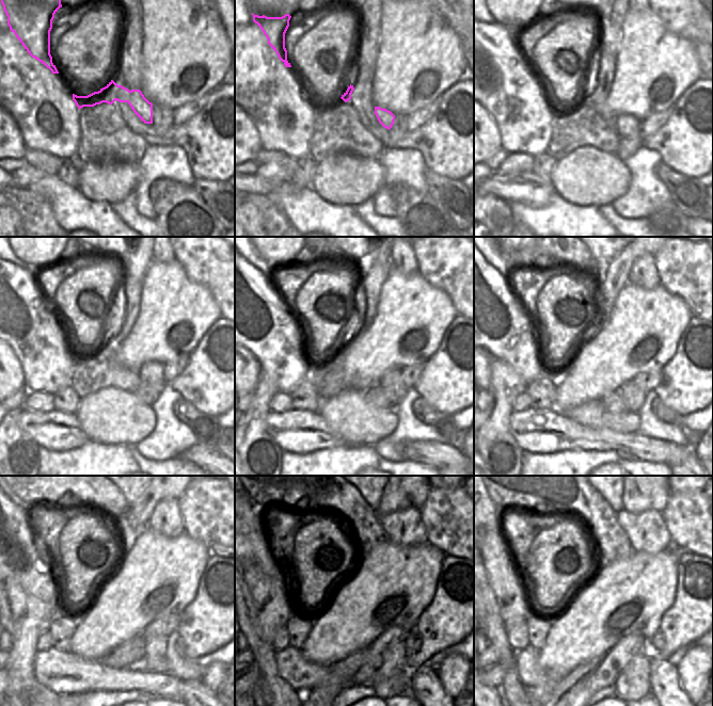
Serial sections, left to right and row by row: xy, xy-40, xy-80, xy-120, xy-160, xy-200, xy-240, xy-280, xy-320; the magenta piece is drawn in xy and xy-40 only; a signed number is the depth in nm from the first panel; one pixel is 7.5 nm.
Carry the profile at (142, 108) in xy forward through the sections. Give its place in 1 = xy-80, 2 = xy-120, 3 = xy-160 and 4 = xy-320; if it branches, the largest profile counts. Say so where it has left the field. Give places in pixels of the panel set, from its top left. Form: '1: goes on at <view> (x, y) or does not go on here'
1: goes on at xy-80 (628, 128)
2: goes on at xy-120 (152, 383)
3: goes on at xy-160 (390, 390)
4: goes on at xy-320 (633, 684)

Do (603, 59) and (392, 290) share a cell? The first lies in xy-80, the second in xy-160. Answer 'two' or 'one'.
two

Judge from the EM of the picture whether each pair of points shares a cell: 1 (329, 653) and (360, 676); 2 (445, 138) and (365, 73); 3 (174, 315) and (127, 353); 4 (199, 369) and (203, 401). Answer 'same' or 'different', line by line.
1: different
2: same
3: same
4: same

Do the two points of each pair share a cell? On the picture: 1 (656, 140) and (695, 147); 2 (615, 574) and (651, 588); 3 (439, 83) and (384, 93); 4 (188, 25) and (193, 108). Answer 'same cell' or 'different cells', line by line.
1: same cell
2: same cell
3: same cell
4: different cells

